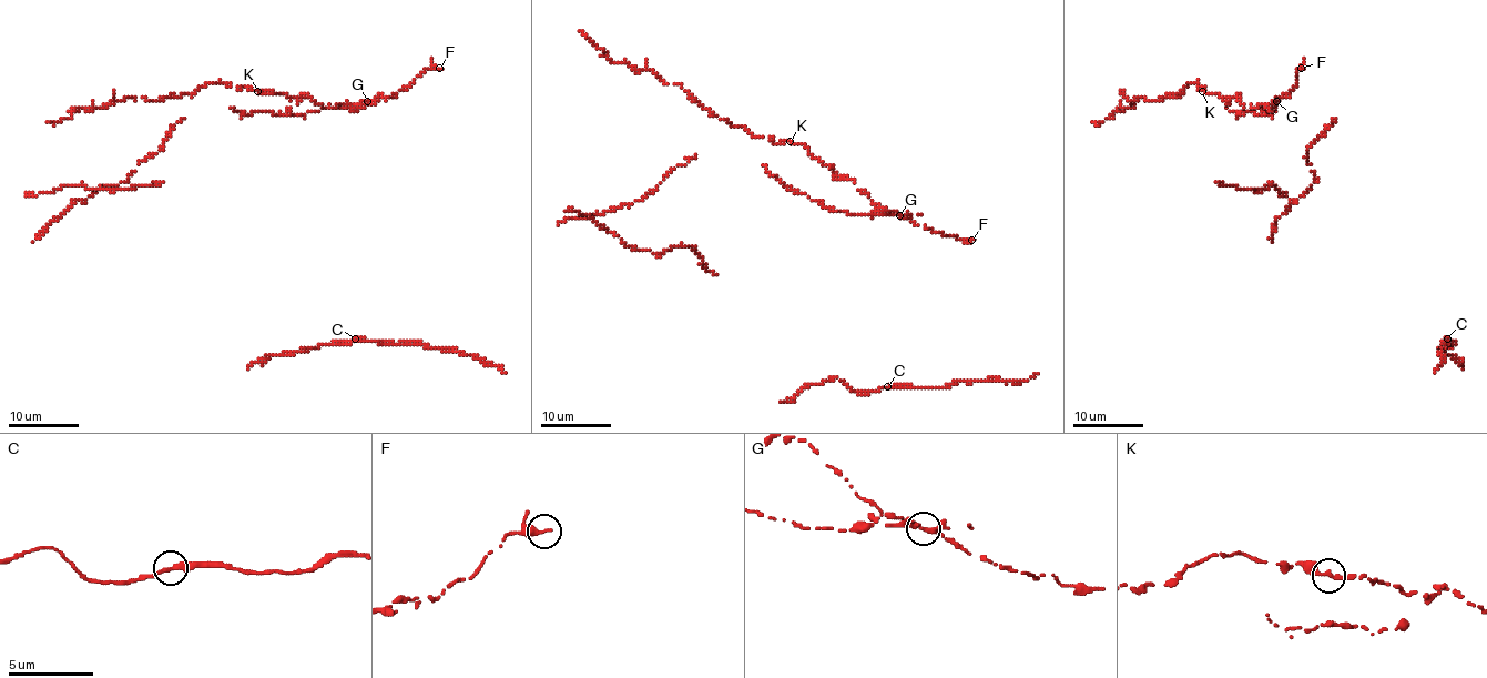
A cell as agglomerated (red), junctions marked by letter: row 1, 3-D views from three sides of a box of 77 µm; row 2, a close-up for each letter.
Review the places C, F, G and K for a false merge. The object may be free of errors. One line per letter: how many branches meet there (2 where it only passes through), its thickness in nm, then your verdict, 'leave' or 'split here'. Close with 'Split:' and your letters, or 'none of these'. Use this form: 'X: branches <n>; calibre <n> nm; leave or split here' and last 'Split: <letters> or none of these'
C: branches 2; calibre 340 nm; leave
F: branches 2; calibre 320 nm; leave
G: branches 2; calibre 320 nm; split here
K: branches 2; calibre 280 nm; leave
Split: G

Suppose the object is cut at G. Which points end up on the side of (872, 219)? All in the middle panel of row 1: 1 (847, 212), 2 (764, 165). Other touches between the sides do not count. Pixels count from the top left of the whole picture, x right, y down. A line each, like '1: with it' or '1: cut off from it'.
1: with it
2: with it

